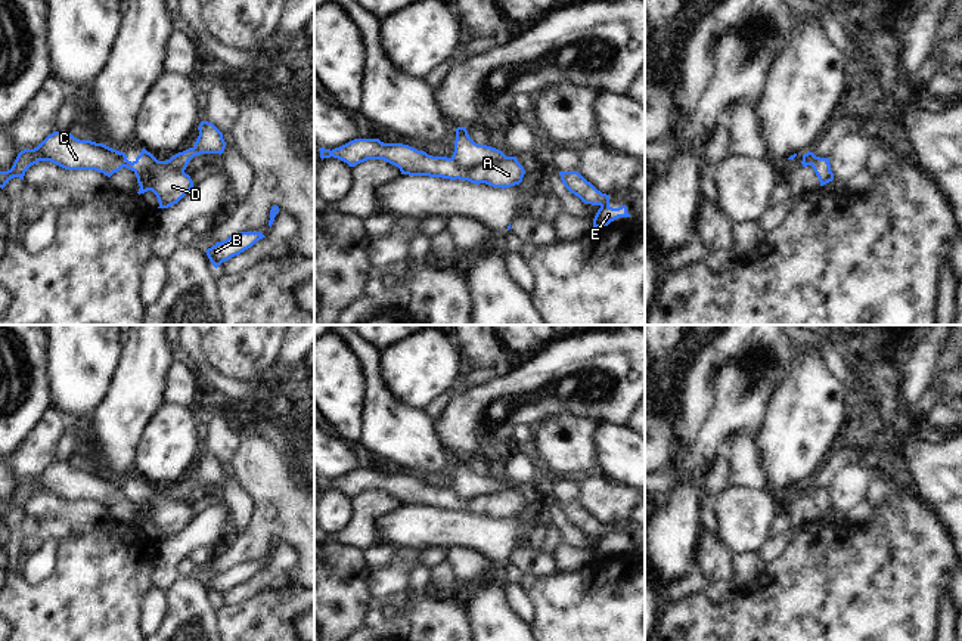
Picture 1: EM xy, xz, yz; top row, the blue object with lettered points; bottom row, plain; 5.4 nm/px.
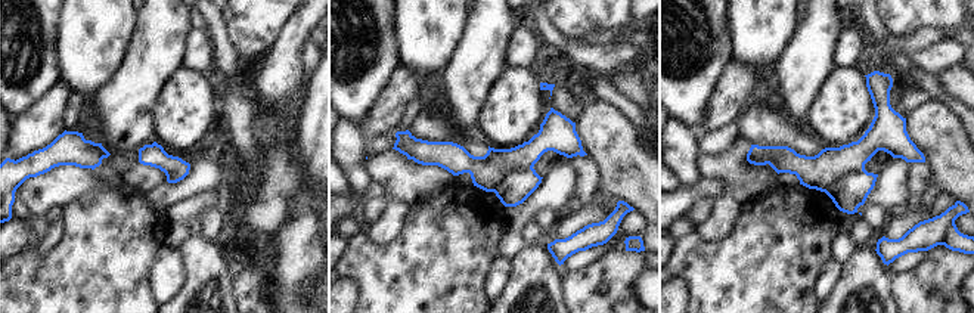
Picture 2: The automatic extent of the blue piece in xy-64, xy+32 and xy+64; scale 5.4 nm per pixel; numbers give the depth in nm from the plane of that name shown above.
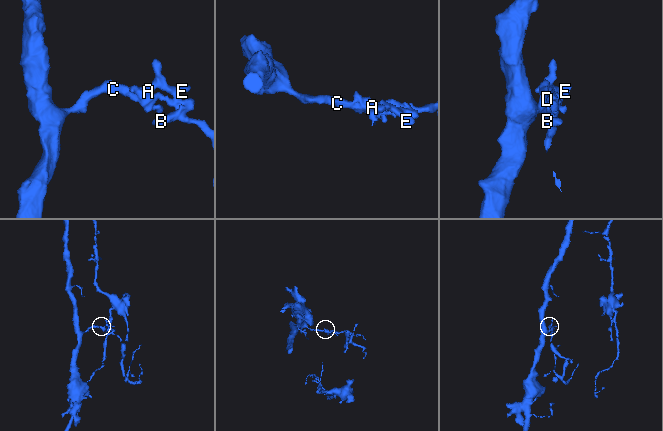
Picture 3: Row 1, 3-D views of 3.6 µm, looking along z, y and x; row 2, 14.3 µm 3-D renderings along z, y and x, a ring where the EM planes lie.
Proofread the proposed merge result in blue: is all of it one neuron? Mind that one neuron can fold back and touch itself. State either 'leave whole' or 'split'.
split

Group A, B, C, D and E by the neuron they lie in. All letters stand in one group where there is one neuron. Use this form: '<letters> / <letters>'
A B C E / D

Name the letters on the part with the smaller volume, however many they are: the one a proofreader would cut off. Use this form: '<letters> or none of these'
D

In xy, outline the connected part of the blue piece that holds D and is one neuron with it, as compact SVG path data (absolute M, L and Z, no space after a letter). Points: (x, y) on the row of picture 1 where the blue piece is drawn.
M145 148L133 162L127 160L124 152L121 152L121 162L131 171L148 174L152 192L156 195L159 202L158 208L168 208L177 204L193 188L193 182L189 174L167 167Z

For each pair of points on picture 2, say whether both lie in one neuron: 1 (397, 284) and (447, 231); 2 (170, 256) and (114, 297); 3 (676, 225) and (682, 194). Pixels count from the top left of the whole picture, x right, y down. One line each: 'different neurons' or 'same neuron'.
1: same neuron
2: different neurons
3: different neurons

